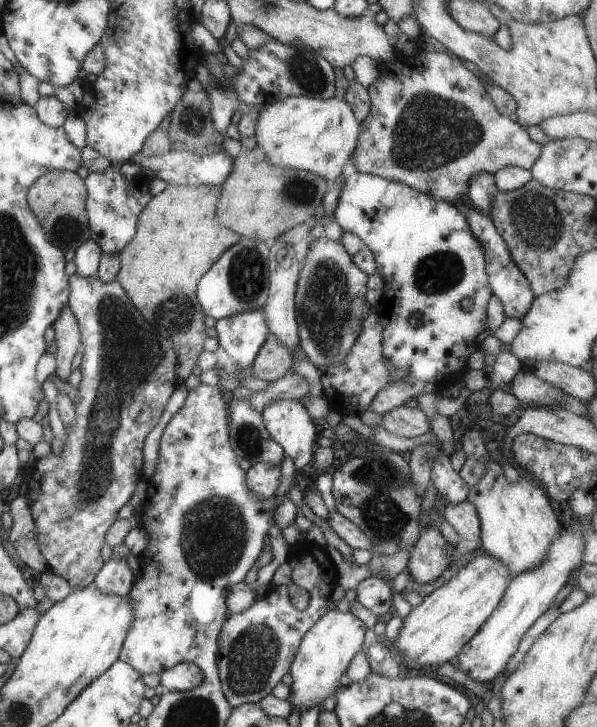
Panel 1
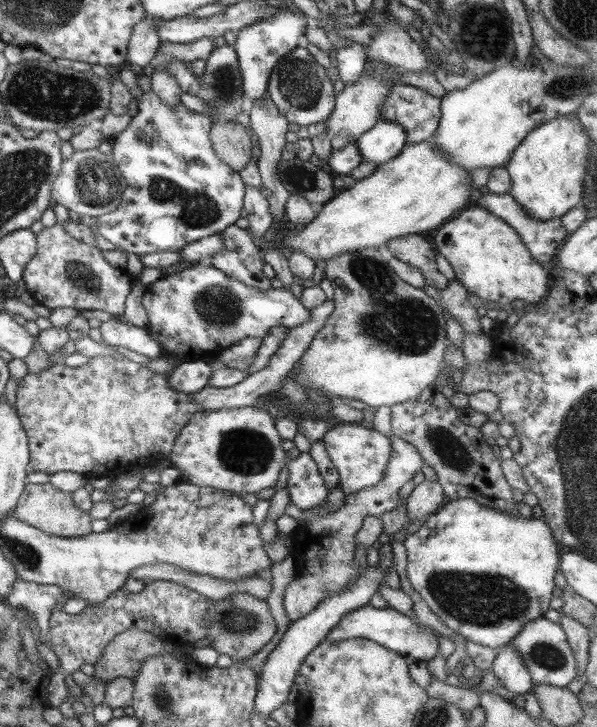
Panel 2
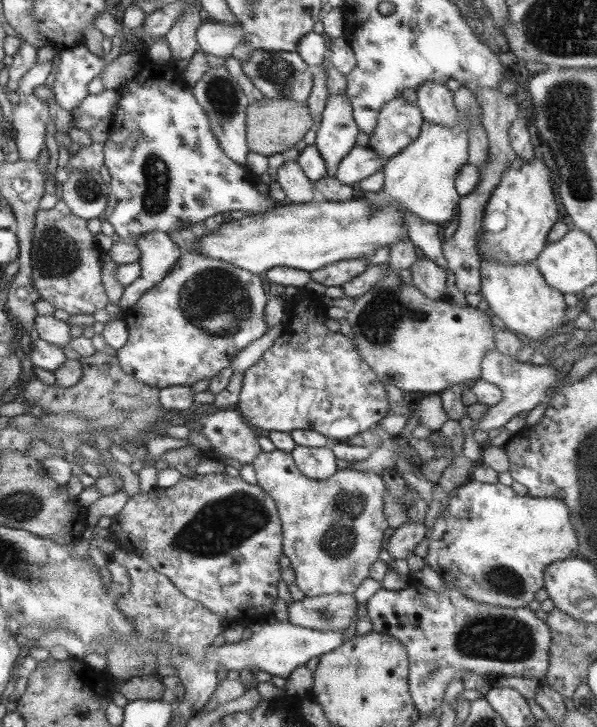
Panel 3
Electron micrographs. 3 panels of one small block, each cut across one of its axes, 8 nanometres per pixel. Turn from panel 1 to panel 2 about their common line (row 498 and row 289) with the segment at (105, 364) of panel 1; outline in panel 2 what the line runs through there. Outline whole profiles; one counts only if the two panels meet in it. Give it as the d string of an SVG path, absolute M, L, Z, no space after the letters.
M52 203L55 224L44 227L35 234L33 256L24 264L22 281L26 292L40 305L48 309L74 308L81 310L103 310L114 318L124 311L124 300L131 288L131 277L122 269L112 267L97 247L74 240L63 230L69 220L68 210L60 204Z

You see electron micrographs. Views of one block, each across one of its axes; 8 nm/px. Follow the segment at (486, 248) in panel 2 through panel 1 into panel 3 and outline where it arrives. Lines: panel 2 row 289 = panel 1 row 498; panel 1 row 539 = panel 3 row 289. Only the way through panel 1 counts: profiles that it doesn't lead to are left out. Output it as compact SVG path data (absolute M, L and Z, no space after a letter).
M480 259L479 274L481 275L479 293L491 312L503 322L507 331L519 332L529 339L541 340L553 336L558 326L567 324L563 294L543 280L541 272L533 263L510 265L491 263Z

